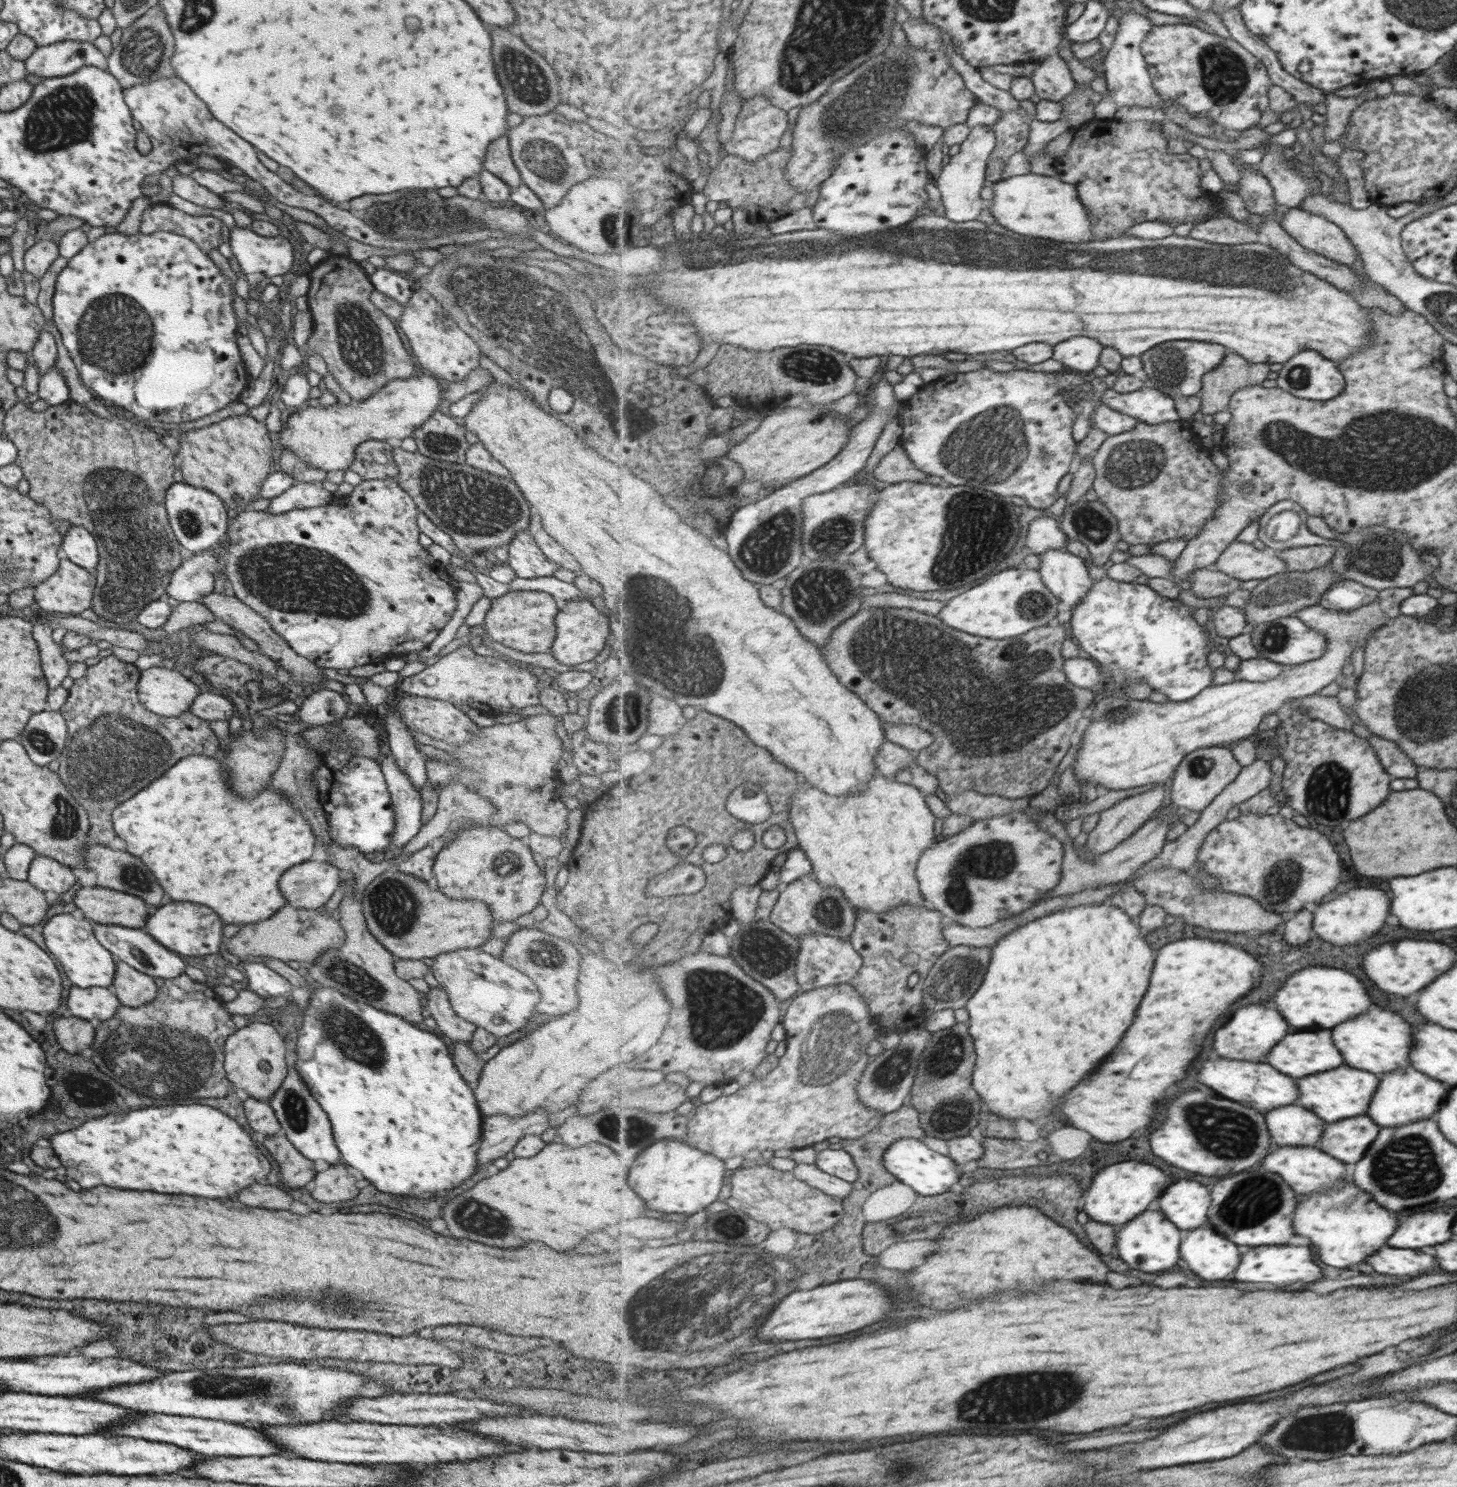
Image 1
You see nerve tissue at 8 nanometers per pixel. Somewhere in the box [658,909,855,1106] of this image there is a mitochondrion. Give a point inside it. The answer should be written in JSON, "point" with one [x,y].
{"point":[717,995]}

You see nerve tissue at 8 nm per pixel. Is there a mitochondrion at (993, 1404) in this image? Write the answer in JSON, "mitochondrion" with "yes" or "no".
{"mitochondrion":"yes"}

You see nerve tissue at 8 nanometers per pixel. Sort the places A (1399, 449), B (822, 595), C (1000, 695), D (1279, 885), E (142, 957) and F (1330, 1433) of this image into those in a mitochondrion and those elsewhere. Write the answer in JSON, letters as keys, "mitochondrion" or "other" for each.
{"A":"mitochondrion","B":"mitochondrion","C":"mitochondrion","D":"mitochondrion","E":"mitochondrion","F":"mitochondrion"}

